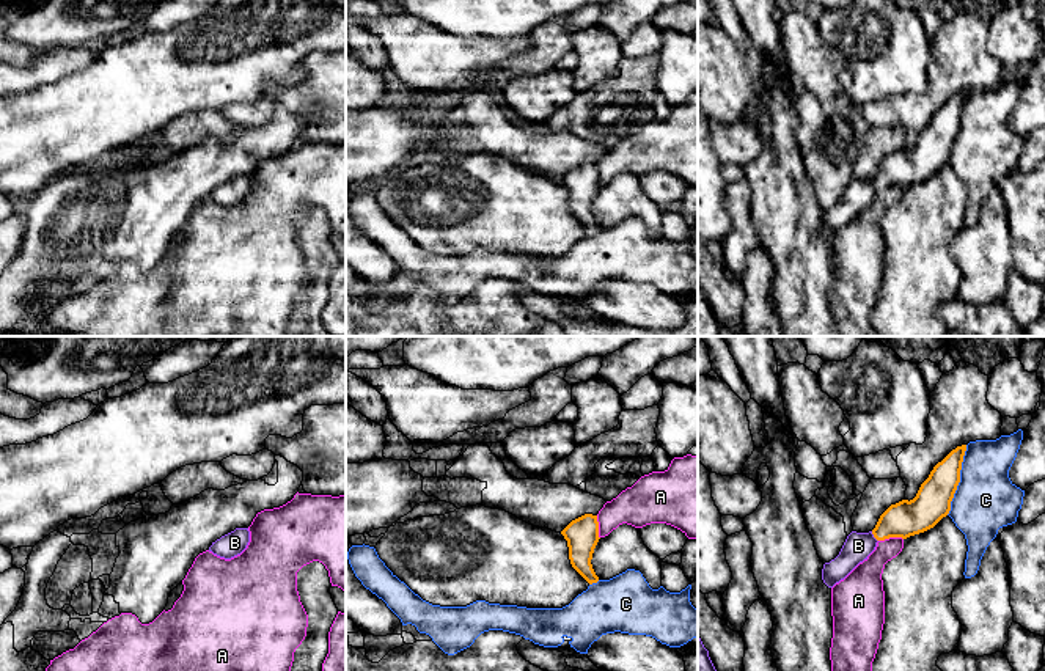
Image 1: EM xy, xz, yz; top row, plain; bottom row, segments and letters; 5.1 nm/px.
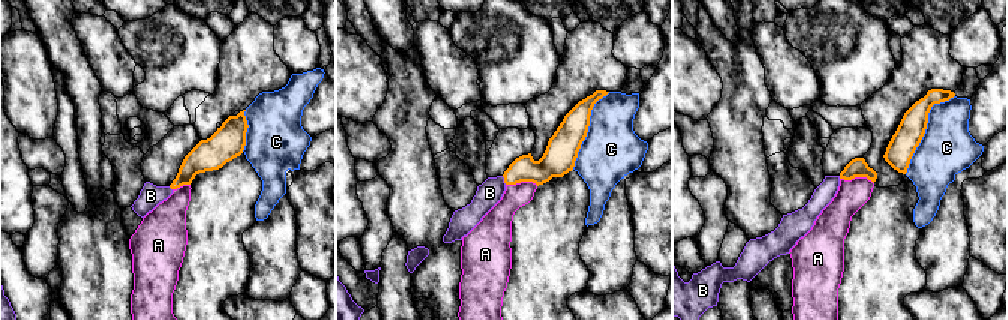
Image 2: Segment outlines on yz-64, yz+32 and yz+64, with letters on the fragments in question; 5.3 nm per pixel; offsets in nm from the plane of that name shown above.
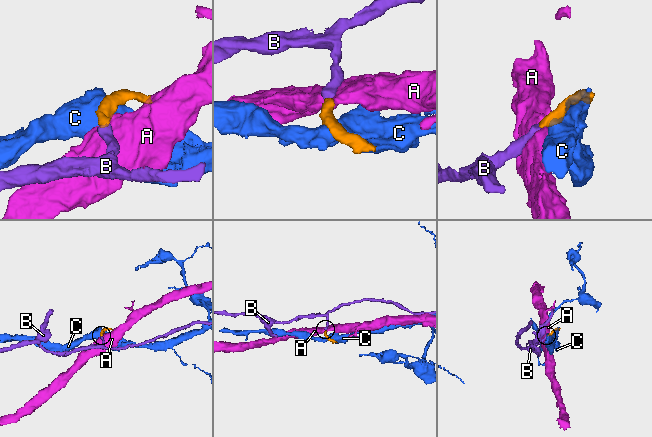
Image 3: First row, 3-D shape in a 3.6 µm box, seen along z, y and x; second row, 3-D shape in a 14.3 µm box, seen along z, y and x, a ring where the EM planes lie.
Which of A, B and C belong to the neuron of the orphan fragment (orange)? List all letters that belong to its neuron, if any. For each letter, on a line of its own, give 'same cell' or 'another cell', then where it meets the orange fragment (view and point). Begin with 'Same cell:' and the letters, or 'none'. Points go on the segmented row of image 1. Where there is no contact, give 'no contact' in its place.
Same cell: B
A: another cell; meets orange in yz at (890, 536)
B: same cell; meets orange in yz at (874, 536)
C: another cell; meets orange in yz at (959, 480)

